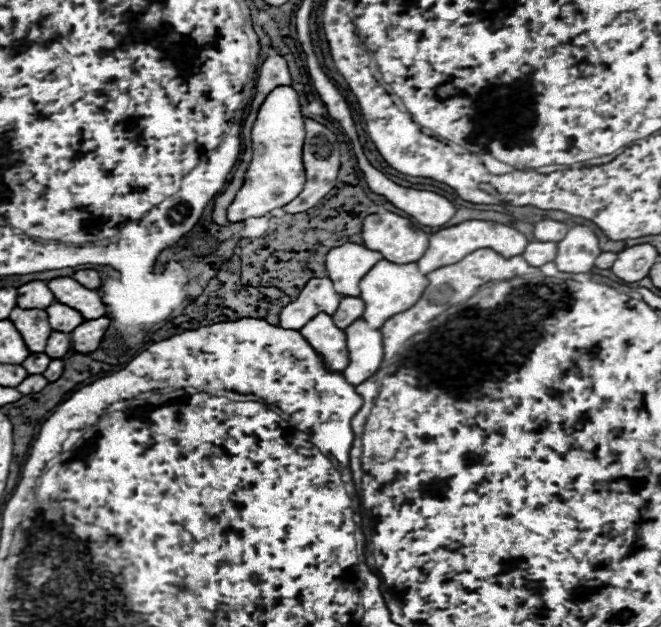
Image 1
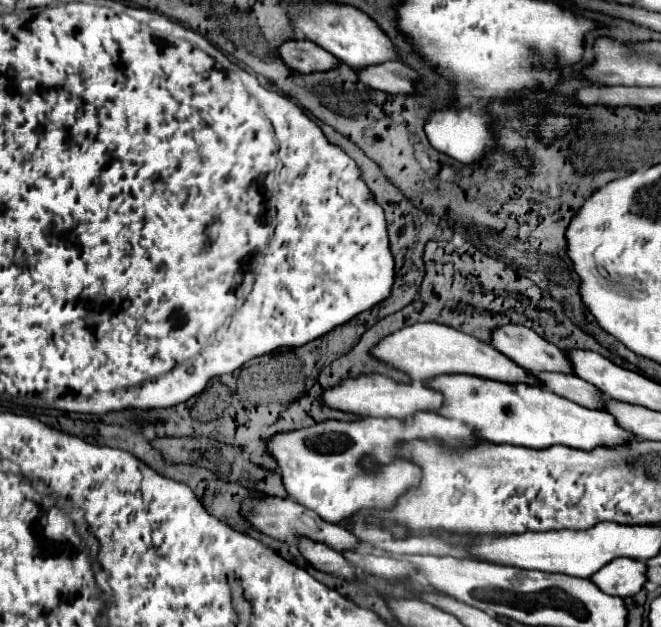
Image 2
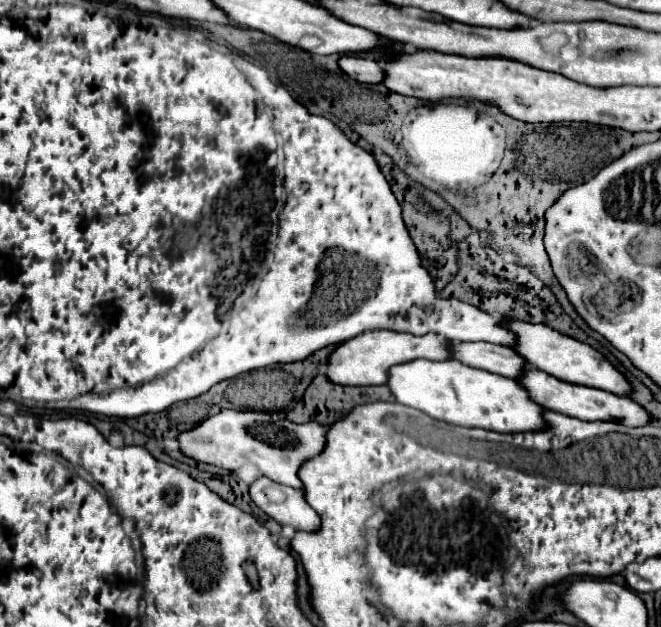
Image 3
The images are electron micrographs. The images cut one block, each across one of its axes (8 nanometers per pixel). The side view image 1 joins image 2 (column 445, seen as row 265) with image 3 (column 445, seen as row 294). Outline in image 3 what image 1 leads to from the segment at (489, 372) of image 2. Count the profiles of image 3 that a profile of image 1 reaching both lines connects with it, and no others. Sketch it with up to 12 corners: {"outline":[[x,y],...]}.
{"outline":[[364,332],[328,356],[328,380],[386,384],[390,366],[448,360],[438,334]]}

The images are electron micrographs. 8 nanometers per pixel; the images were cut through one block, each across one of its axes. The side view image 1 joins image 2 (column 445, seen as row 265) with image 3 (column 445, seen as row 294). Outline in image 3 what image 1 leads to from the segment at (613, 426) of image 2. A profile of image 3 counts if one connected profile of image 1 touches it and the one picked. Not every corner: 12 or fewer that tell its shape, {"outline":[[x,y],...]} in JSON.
{"outline":[[458,360],[388,372],[396,402],[448,424],[544,428],[512,378]]}

